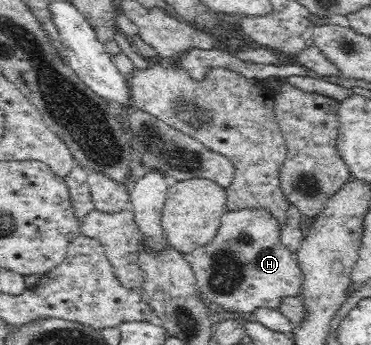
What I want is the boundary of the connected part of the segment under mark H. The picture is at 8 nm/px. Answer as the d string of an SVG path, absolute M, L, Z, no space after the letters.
M238 208L228 210L222 215L216 236L206 246L202 245L186 259L196 278L196 285L208 305L222 307L226 312L253 314L260 308L266 307L277 310L285 297L298 297L303 293L303 273L298 265L295 254L282 244L281 225L268 209Z

